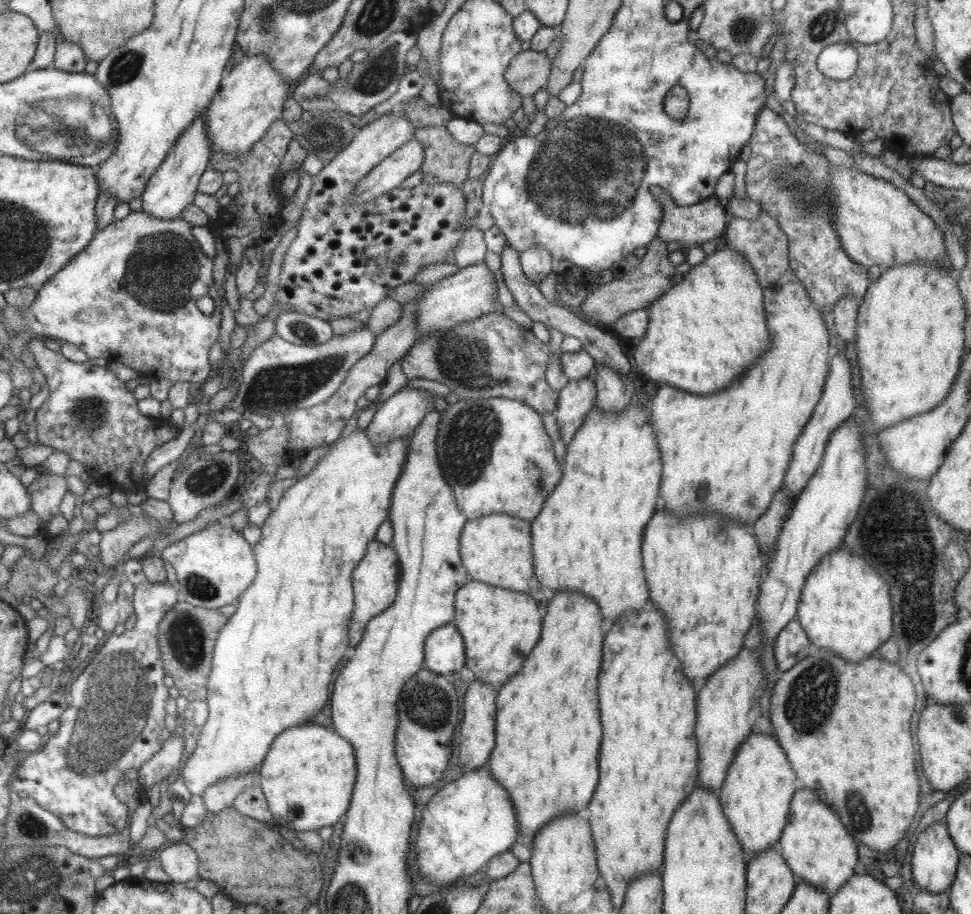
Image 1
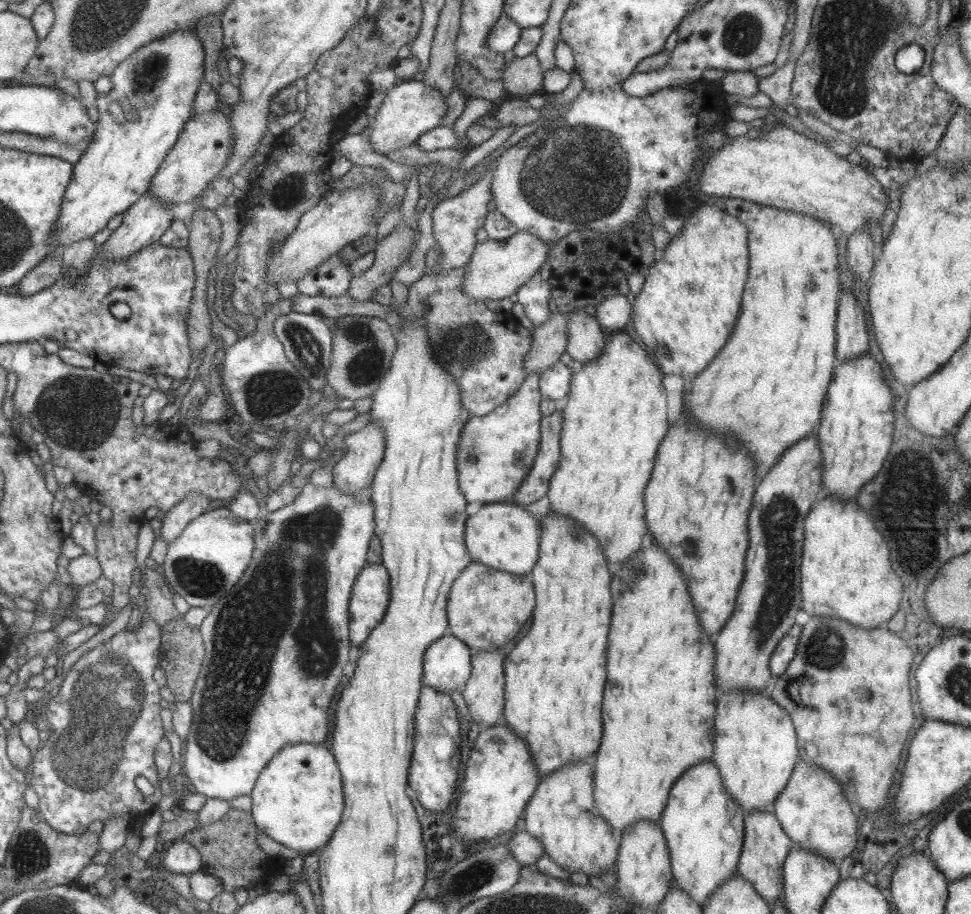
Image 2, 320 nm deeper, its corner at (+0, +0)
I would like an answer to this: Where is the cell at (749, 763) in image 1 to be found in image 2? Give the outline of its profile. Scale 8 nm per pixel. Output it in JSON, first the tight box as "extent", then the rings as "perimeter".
{"extent":[711,689,800,814],"perimeter":[[[729,689],[719,693],[714,703],[716,709],[711,760],[718,768],[723,786],[741,805],[745,814],[750,810],[770,809],[772,802],[783,790],[793,765],[800,758],[791,717],[771,697],[755,691]]]}

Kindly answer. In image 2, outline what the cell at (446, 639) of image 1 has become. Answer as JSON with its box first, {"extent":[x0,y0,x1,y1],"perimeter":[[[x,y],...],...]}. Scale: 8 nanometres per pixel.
{"extent":[422,634,471,693],"perimeter":[[[449,634],[432,642],[423,654],[422,686],[441,693],[462,689],[469,678],[471,650]]]}

